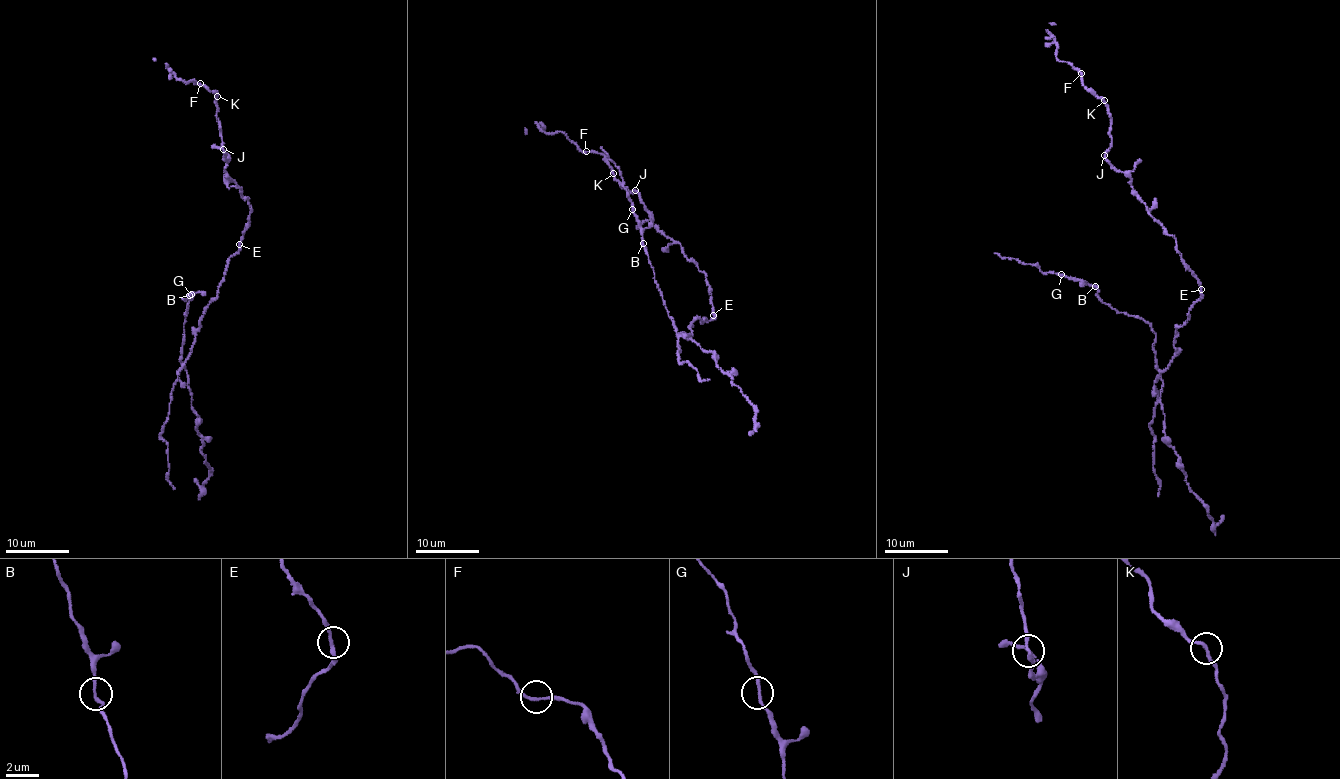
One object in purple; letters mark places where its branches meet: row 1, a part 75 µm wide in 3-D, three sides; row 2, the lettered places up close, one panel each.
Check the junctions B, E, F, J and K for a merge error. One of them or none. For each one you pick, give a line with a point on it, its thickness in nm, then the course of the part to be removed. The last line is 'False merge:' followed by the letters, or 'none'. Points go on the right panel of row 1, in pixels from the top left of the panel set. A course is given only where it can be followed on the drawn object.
False merge: none

